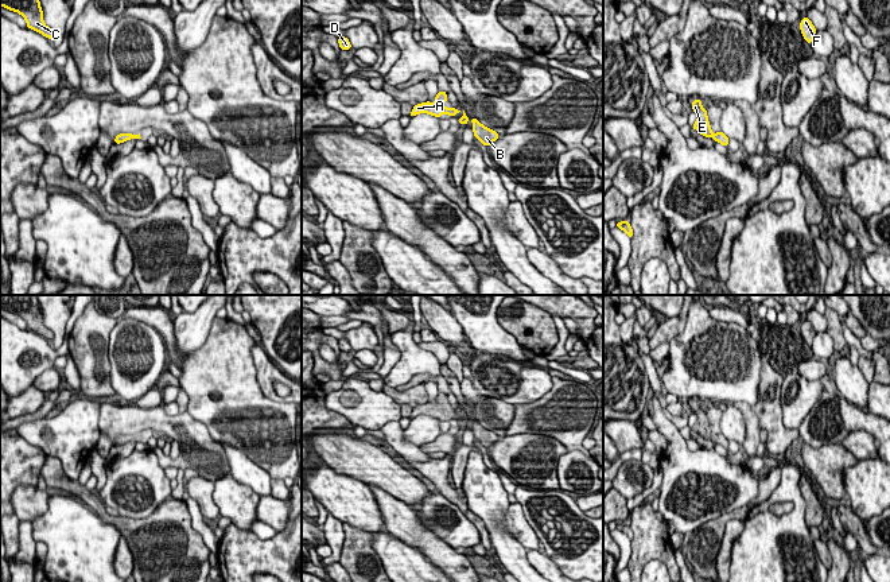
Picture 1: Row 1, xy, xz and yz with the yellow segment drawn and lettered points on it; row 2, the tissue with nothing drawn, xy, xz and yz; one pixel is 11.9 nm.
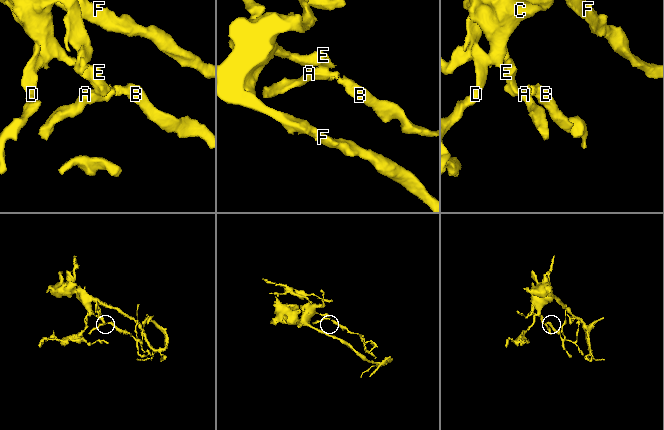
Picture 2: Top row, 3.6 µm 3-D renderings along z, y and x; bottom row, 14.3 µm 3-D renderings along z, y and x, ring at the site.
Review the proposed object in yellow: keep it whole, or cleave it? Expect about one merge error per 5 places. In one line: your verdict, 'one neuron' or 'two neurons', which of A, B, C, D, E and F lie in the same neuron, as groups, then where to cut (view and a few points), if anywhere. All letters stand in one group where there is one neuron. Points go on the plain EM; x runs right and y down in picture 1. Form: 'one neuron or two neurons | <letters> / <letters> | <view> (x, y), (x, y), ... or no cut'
one neuron | A B C D E F | no cut

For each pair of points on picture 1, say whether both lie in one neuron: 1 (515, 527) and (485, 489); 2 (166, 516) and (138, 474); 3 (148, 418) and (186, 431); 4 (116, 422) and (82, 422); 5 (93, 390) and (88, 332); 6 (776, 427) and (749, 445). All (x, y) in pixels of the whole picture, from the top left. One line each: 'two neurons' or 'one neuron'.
1: two neurons
2: two neurons
3: one neuron
4: two neurons
5: one neuron
6: two neurons

